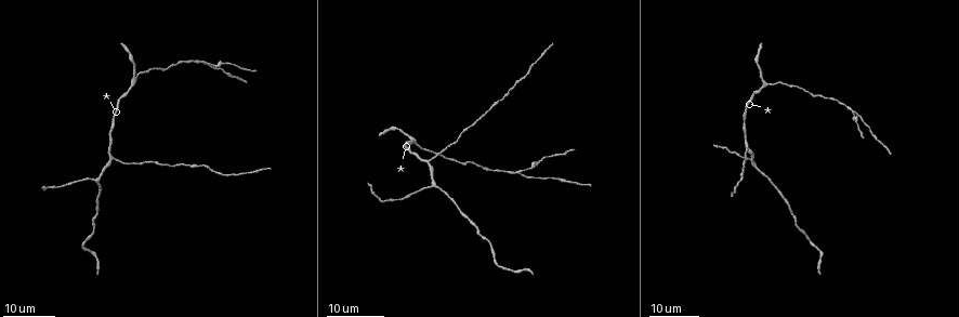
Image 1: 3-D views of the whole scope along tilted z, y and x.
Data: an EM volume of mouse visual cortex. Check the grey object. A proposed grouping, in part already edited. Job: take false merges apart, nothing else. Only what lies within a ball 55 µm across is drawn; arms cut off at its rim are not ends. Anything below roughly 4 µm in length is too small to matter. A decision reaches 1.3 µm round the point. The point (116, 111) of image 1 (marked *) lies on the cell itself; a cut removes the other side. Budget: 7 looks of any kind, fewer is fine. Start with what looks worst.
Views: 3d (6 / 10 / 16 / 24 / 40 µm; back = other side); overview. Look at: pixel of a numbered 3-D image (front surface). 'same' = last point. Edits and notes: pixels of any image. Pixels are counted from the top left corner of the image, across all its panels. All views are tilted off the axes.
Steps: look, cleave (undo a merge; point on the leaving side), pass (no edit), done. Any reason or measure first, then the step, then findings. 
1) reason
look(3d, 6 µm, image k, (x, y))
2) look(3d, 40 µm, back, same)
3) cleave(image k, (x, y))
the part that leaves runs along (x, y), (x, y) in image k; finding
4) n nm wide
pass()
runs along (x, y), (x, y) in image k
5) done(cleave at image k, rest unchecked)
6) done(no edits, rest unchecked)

three arms meet
look(3d, 24 µm, image 1, (207, 61))

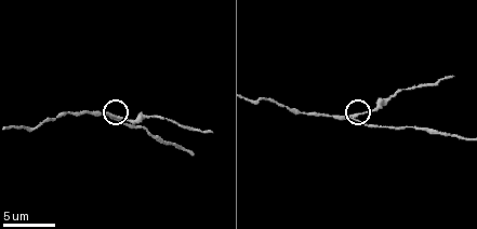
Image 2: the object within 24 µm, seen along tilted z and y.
look(3d, 10 µm, image 2, (112, 113))

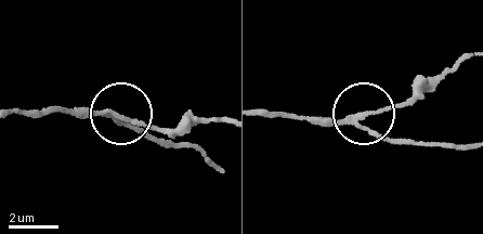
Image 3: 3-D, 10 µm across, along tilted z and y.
look(3d, 6 µm, image 3, (117, 117))

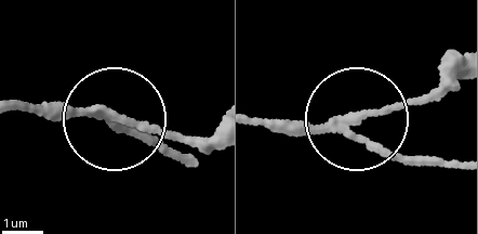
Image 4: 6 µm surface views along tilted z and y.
cleave(image 4, (158, 126))
the part that leaves runs along (101, 107), (213, 137) in image 4; a second cell is stuck on

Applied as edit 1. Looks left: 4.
a fork
look(3d, 24 µm, image 1, (430, 184))

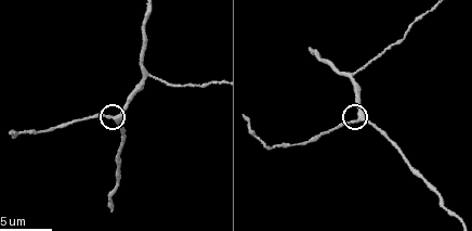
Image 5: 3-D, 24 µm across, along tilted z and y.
zoom in
look(3d, 10 µm, image 5, (112, 119))

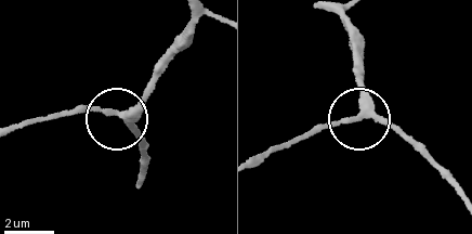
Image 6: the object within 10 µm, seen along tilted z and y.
pass()
runs along (343, 16), (363, 78), (361, 109), (296, 137) in image 6; continuous, no second cell

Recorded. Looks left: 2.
three arms meet
look(3d, 10 µm, image 5, (146, 74))

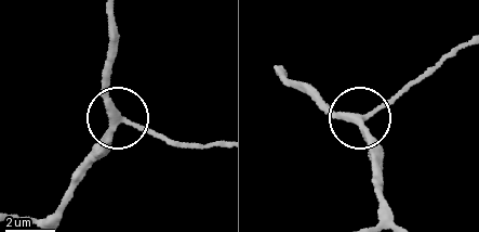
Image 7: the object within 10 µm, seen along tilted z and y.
3 arms
pass()
runs along (114, 15), (111, 115), (183, 144) in image 7; all the same cell

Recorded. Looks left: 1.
done(cleave at image 4, rest unchecked)

